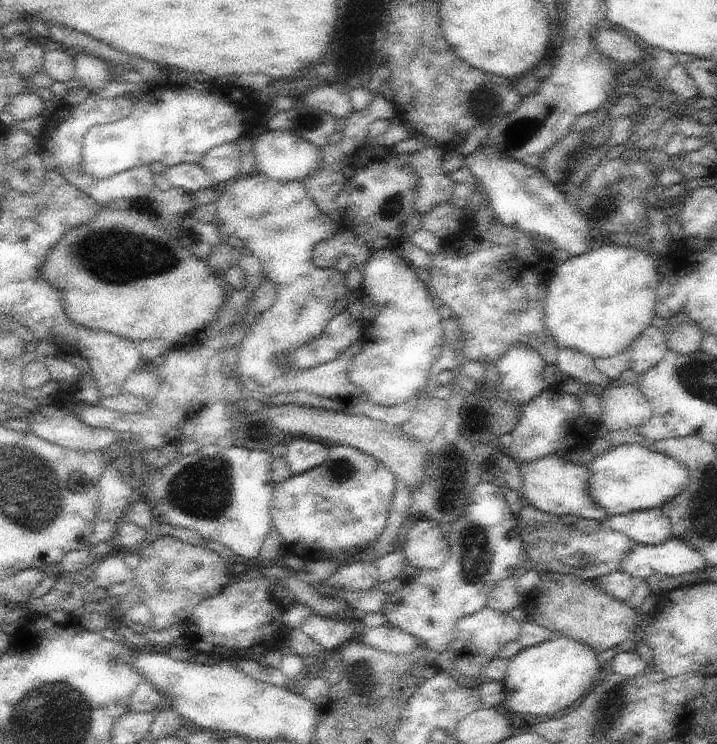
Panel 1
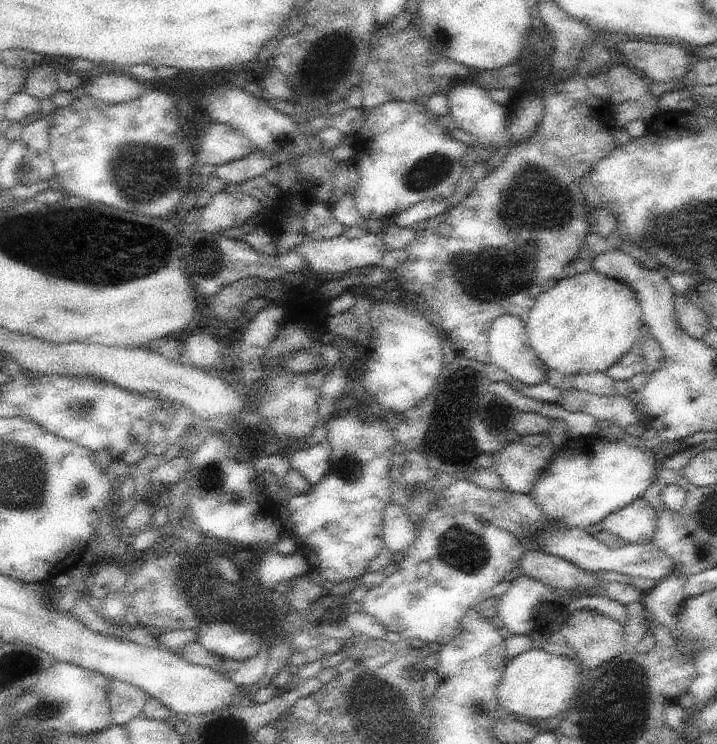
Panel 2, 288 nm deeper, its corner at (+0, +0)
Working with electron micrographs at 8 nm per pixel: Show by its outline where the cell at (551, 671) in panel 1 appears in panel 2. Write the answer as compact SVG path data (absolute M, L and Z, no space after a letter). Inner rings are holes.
M527 650L507 662L503 678L497 686L497 704L501 712L527 716L527 718L551 718L567 710L575 690L579 686L579 666L567 658L545 650Z

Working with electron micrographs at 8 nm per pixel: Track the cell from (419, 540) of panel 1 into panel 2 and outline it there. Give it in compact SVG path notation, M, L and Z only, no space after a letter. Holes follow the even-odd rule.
M395 502L385 508L383 514L383 544L389 548L393 554L401 552L405 554L407 550L413 548L417 540L419 530L413 526L413 518Z

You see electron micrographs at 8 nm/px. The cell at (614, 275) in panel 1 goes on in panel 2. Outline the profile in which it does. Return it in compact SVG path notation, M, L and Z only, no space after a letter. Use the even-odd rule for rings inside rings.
M591 268L589 272L573 274L571 278L561 278L553 288L545 290L533 304L525 326L533 352L537 352L537 358L547 368L553 368L565 376L591 374L605 372L609 366L619 362L633 348L633 344L637 344L637 340L641 340L639 330L643 326L643 312L635 290L629 284L609 278L603 272Z

